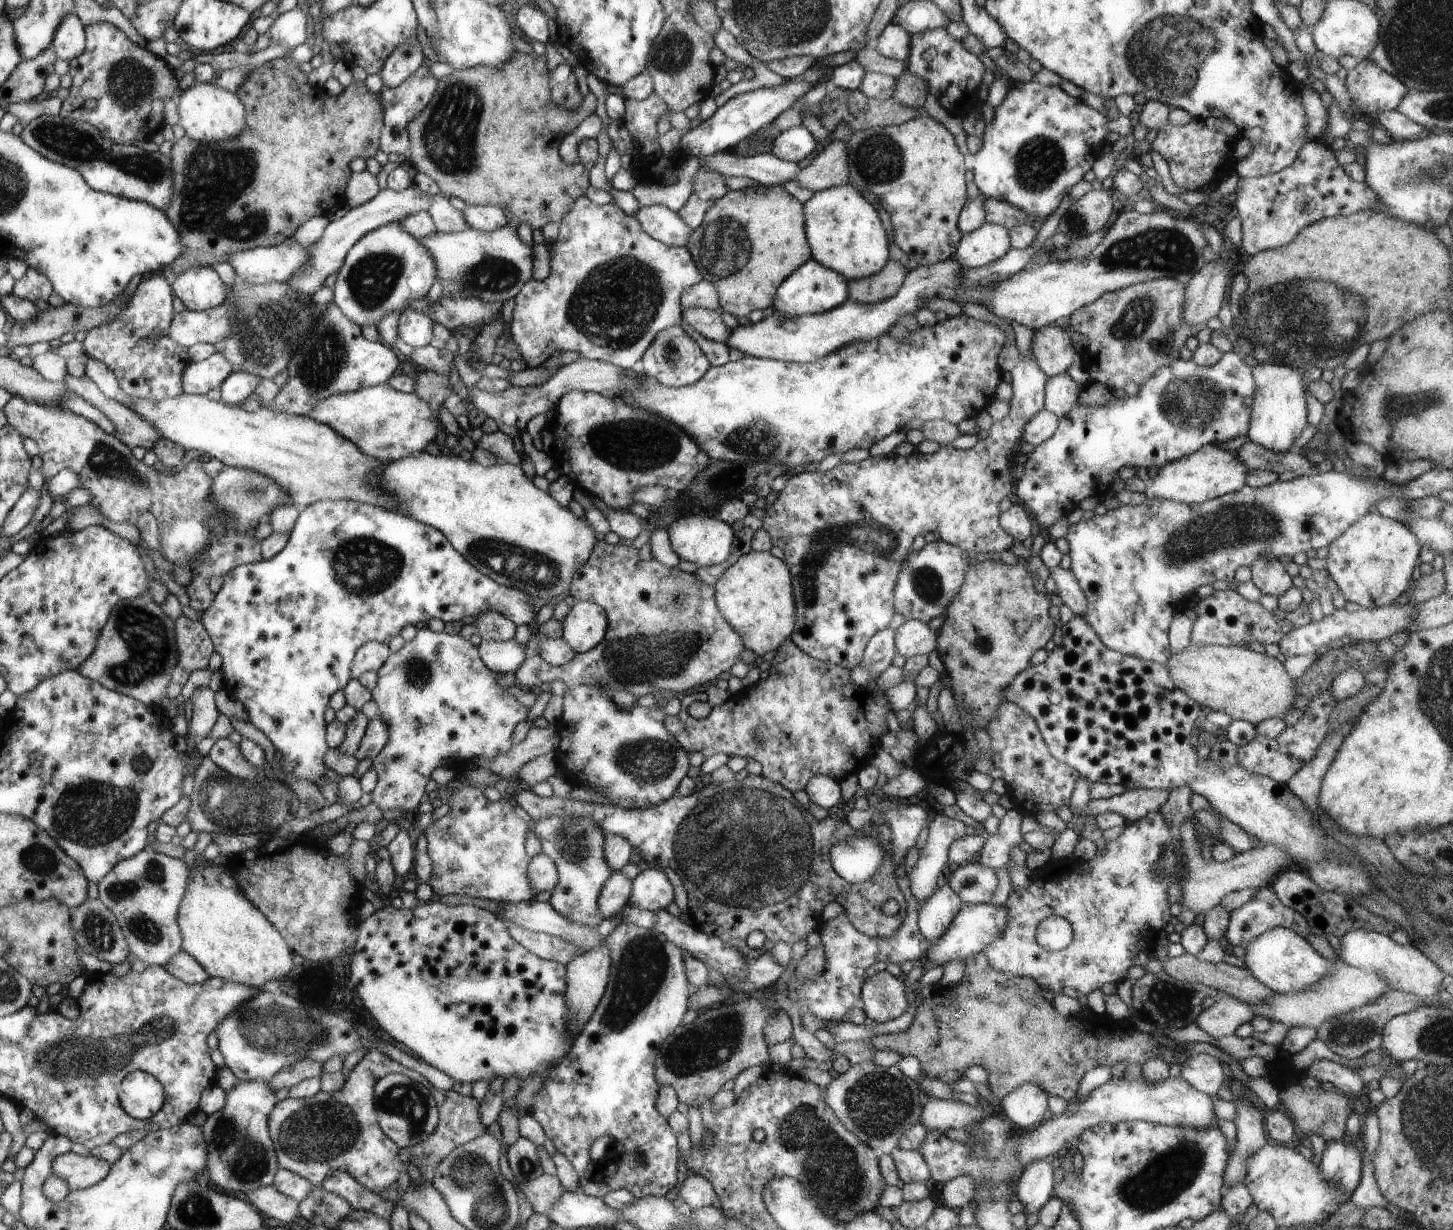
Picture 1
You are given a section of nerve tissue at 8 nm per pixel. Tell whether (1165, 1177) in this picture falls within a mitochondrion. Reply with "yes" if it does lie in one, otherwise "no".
yes

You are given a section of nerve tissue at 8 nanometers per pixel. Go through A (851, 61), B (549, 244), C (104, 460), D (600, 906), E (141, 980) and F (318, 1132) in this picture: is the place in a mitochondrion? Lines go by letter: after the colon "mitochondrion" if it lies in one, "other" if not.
A: other
B: other
C: mitochondrion
D: other
E: other
F: mitochondrion

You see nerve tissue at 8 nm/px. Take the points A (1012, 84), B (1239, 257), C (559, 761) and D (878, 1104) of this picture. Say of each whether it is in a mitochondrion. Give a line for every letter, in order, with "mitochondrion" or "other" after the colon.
A: other
B: other
C: other
D: mitochondrion

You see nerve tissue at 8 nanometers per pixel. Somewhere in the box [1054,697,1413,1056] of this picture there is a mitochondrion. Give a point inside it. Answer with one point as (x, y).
(1172, 1001)

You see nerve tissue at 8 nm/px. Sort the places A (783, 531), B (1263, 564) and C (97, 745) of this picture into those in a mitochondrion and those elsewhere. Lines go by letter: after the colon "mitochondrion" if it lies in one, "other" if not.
A: other
B: mitochondrion
C: other

